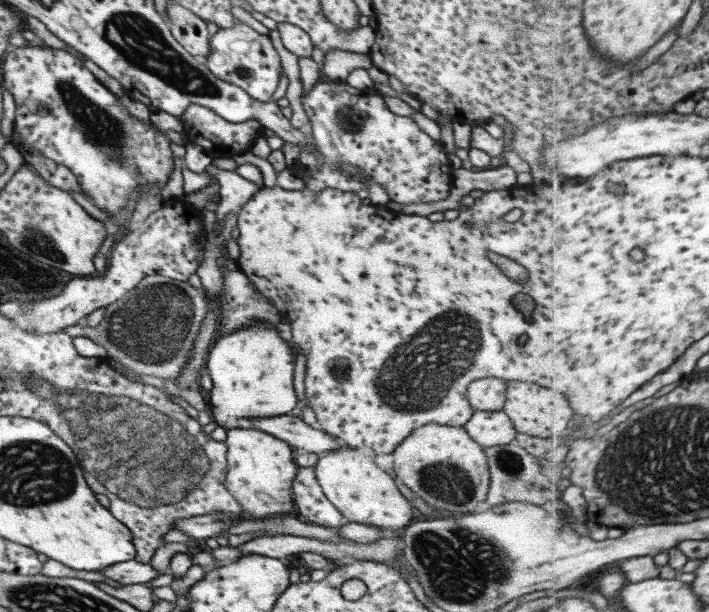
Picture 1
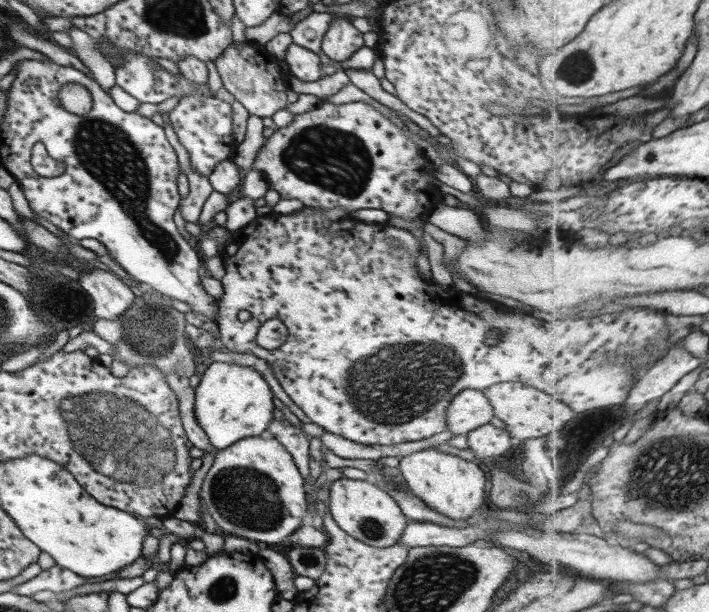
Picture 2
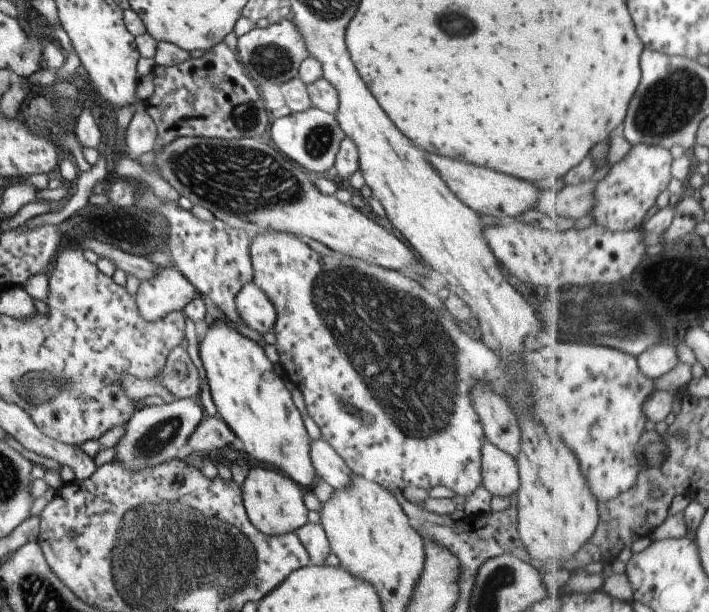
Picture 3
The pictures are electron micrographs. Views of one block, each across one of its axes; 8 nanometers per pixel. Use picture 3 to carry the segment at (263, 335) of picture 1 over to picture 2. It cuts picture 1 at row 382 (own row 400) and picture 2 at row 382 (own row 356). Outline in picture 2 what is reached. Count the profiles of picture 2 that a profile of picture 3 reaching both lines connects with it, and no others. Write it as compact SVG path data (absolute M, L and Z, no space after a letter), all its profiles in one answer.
M213 361L194 388L193 414L196 423L217 451L241 438L265 435L276 405L278 403L263 376L249 366Z

